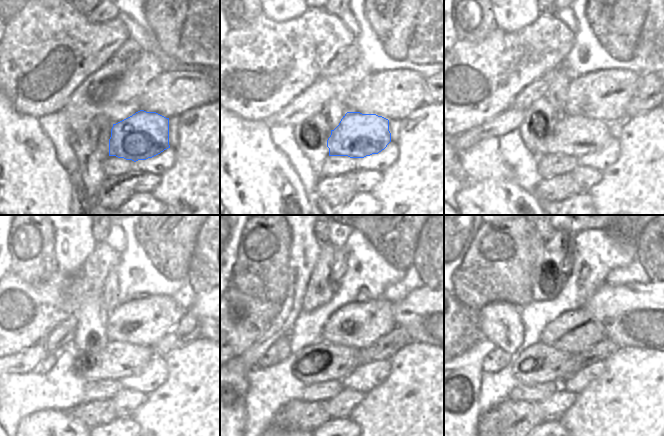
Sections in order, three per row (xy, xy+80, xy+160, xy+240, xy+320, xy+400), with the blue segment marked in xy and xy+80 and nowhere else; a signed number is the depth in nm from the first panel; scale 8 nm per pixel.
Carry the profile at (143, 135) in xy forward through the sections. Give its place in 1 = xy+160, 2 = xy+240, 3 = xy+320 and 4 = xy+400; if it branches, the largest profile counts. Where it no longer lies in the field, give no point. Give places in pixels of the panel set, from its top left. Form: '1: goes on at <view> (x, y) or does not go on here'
1: goes on at xy+160 (576, 136)
2: goes on at xy+240 (116, 360)
3: goes on at xy+320 (324, 362)
4: goes on at xy+400 (543, 364)

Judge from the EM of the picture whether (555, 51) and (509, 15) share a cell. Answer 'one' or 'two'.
two

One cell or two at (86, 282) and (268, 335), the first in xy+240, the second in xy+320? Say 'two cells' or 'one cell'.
two cells

